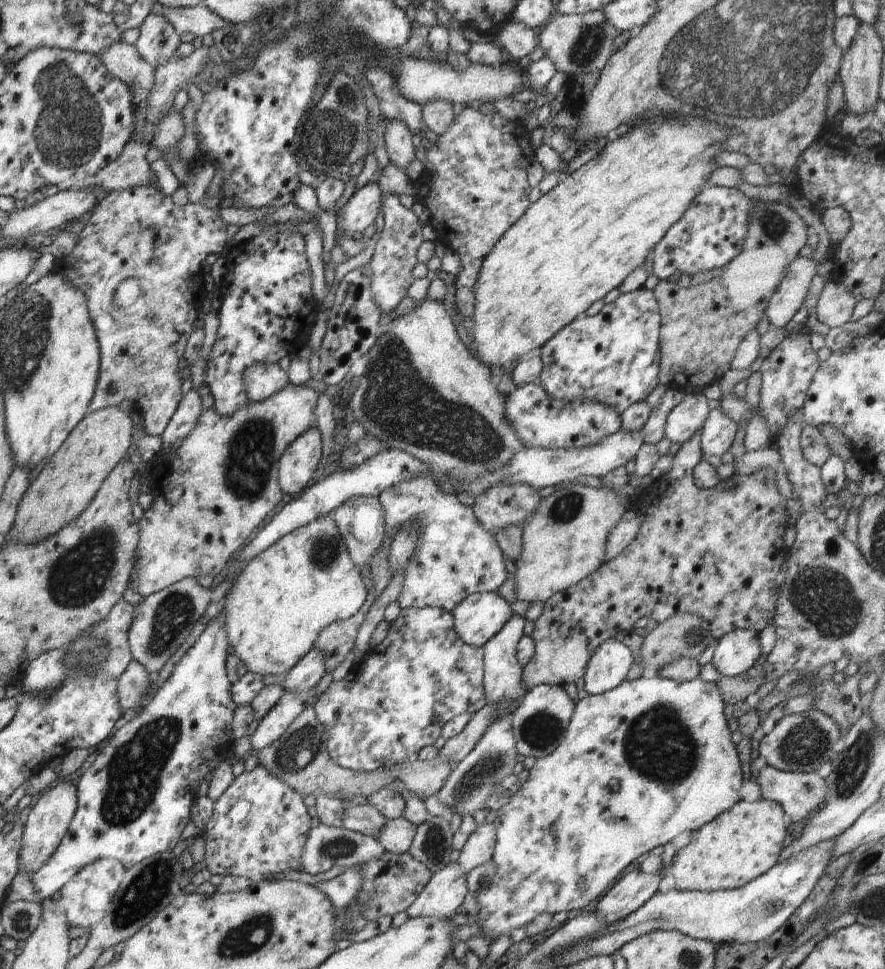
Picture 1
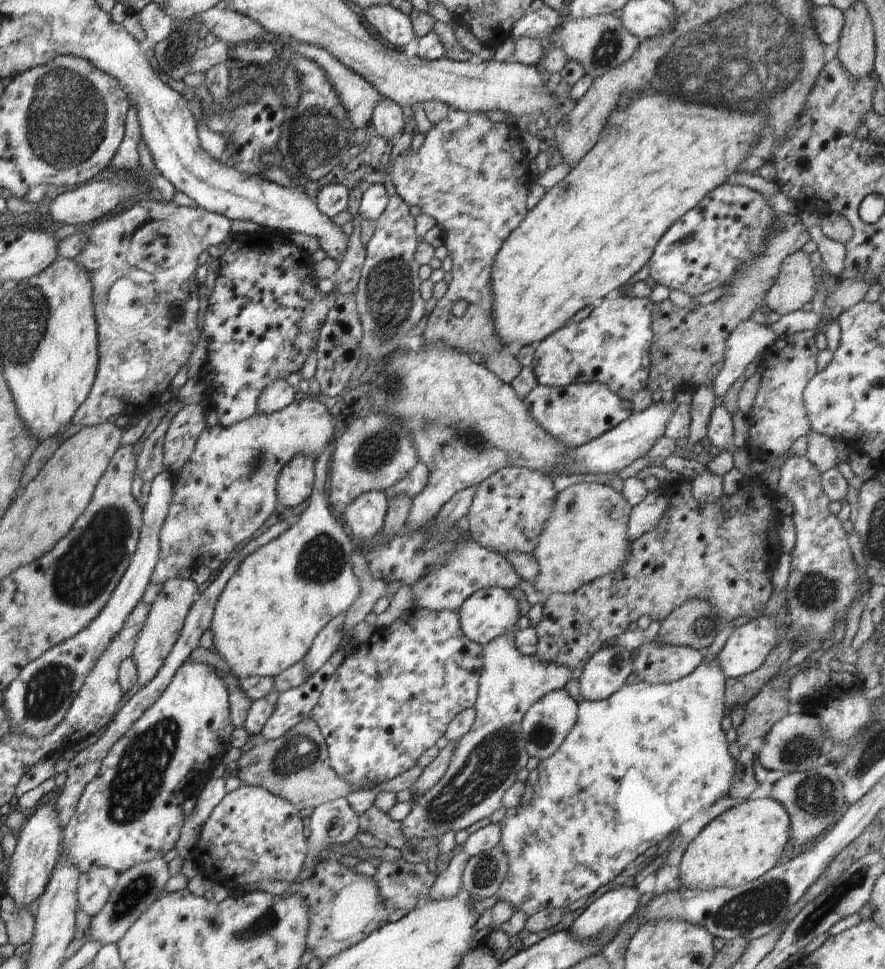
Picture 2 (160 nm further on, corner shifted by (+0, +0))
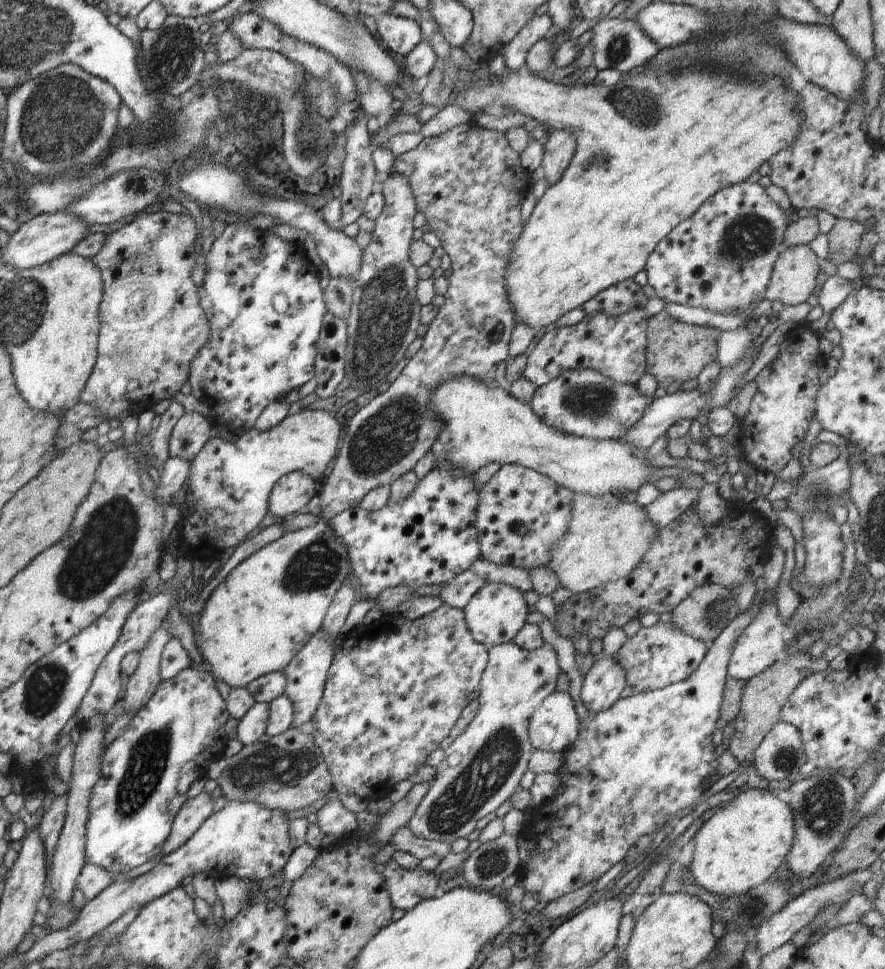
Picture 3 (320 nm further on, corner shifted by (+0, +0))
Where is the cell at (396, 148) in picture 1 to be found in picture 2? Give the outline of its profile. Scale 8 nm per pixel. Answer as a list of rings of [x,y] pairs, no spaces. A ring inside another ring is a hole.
[[[382,98],[371,116],[371,123],[378,134],[387,140],[394,140],[404,132],[407,120],[403,108],[388,98]]]

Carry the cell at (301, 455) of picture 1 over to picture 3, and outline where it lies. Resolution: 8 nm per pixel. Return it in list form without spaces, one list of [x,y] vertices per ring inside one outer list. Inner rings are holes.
[[[299,471],[290,472],[274,484],[267,512],[286,519],[302,513],[303,508],[316,497],[316,482],[312,476]]]

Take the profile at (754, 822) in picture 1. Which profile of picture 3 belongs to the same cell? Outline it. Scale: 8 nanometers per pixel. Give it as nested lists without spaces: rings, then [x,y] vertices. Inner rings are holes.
[[[748,790],[714,814],[696,832],[690,872],[696,885],[730,898],[766,882],[787,859],[794,837],[792,810],[766,790]]]

